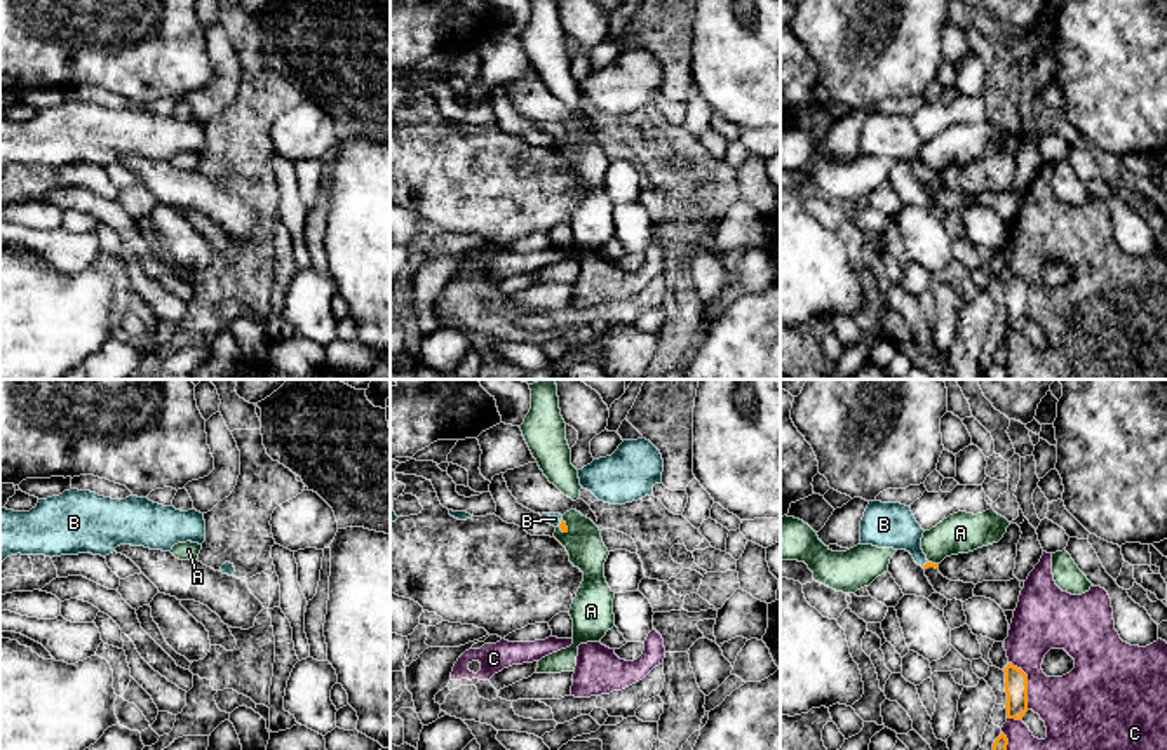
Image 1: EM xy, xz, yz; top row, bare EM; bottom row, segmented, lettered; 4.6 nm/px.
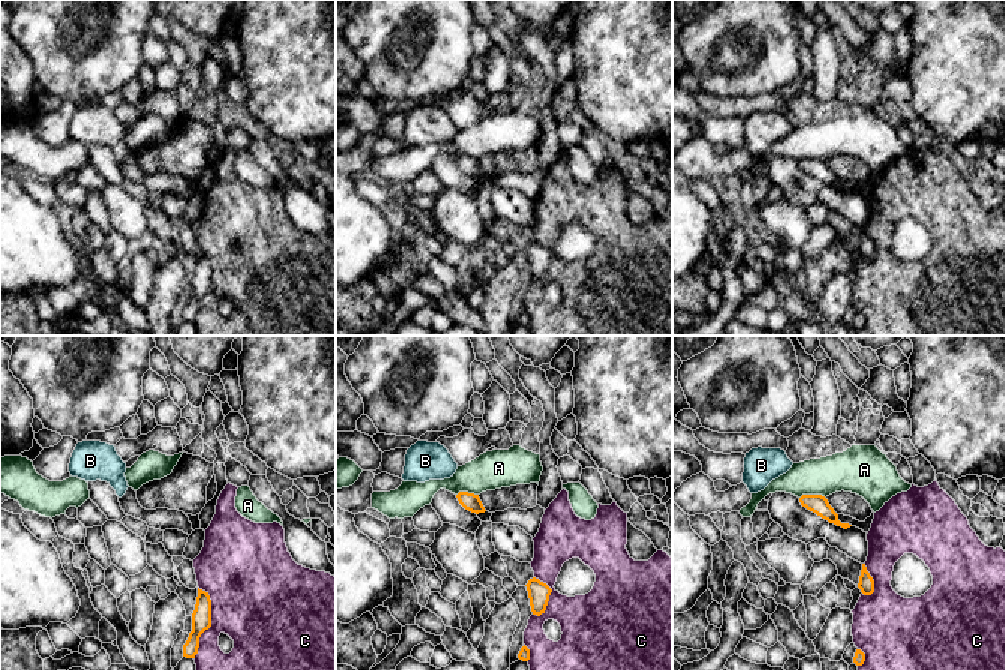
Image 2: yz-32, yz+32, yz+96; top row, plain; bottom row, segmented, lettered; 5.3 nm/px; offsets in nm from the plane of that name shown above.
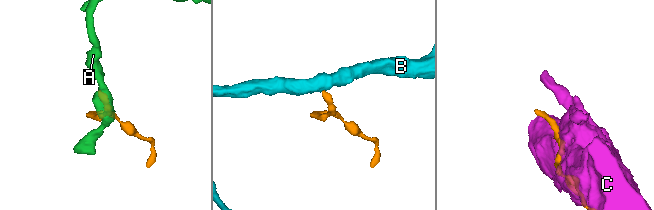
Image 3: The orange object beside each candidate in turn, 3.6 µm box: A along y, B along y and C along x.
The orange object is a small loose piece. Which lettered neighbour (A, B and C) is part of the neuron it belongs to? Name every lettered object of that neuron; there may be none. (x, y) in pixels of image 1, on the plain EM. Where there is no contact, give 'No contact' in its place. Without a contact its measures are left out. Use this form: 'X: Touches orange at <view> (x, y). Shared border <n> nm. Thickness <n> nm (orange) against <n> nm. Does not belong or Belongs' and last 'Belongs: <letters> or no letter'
A: Touches orange at xz (566, 138). Shared border 70 nm. Thickness 30 nm (orange) against 170 nm. Does not belong
B: Touches orange at xz (561, 133). Shared border 40 nm. Thickness 30 nm (orange) against 60 nm. Belongs
C: Touches orange at yz (1026, 294). Shared border 240 nm. Thickness 110 nm (orange) against 320 nm. Does not belong
Belongs: B

